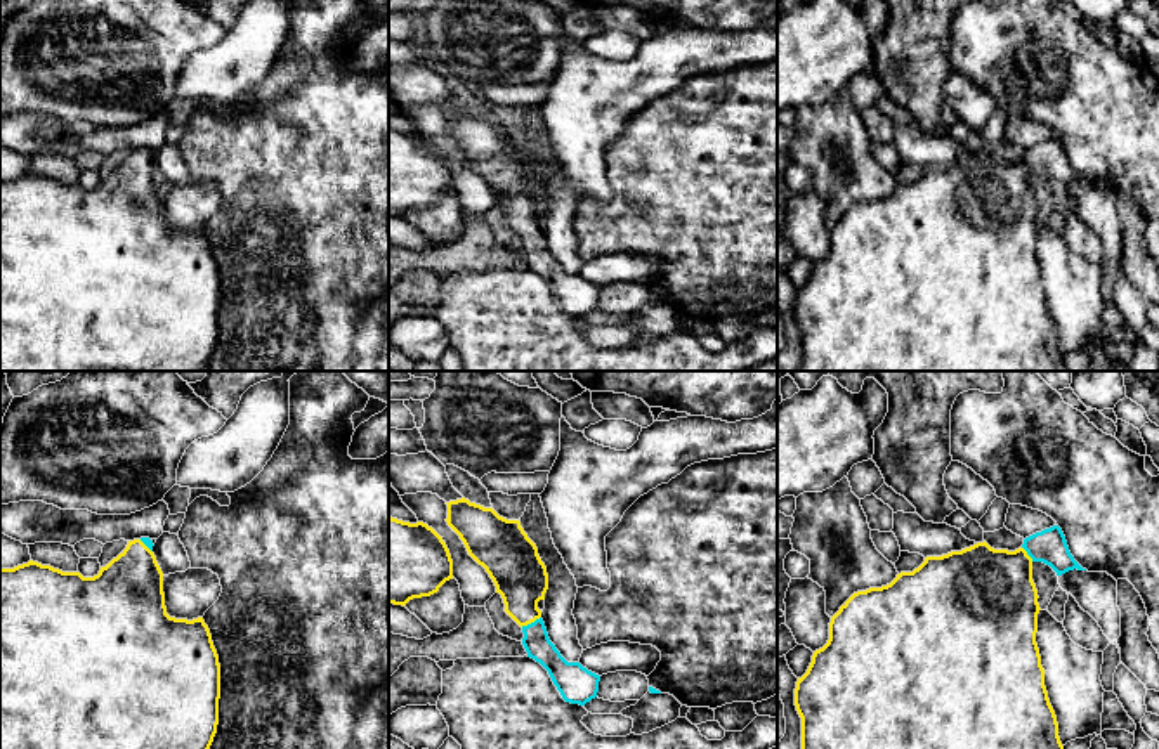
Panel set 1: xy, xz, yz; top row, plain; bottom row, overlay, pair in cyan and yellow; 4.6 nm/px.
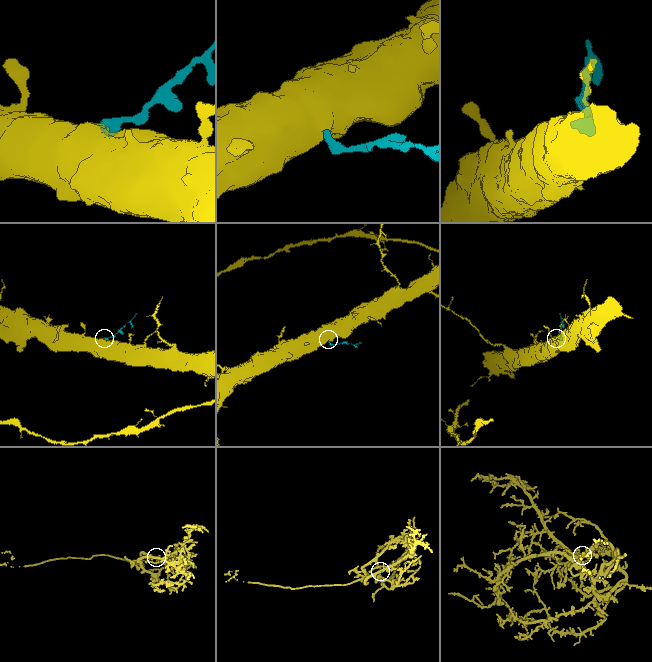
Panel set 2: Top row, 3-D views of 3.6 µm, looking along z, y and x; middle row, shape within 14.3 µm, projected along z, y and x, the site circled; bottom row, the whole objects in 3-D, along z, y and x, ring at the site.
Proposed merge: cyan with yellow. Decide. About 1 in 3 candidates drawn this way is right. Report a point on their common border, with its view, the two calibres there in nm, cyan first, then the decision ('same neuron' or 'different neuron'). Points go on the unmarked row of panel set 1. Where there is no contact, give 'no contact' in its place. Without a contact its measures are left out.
xz (531, 234) | 120/240 nm | same neuron

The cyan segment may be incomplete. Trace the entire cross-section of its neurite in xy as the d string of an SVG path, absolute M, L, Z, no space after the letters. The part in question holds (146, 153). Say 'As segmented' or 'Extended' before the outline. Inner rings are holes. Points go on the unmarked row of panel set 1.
Extended. M141 149L101 179L94 189L62 184L29 172L0 180L0 371L205 371L219 336L220 276L203 229L187 232L167 225L163 184L153 153Z

